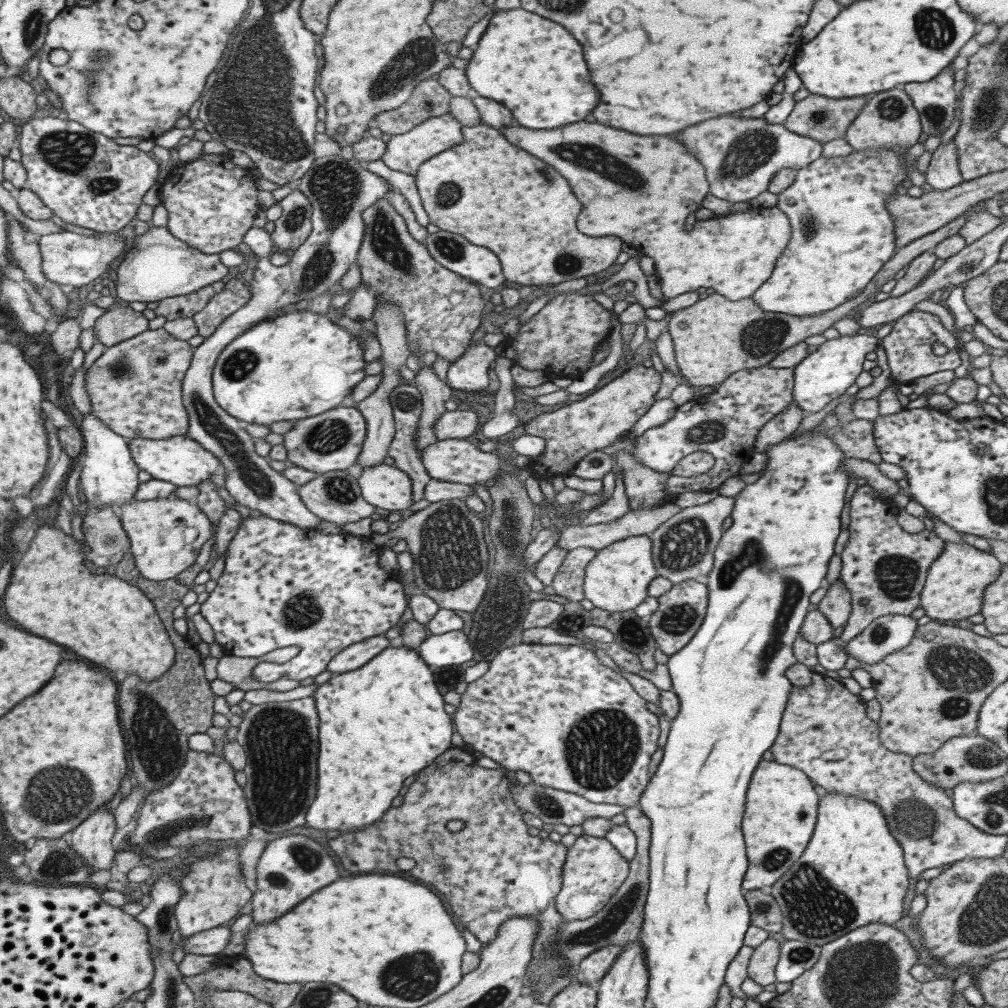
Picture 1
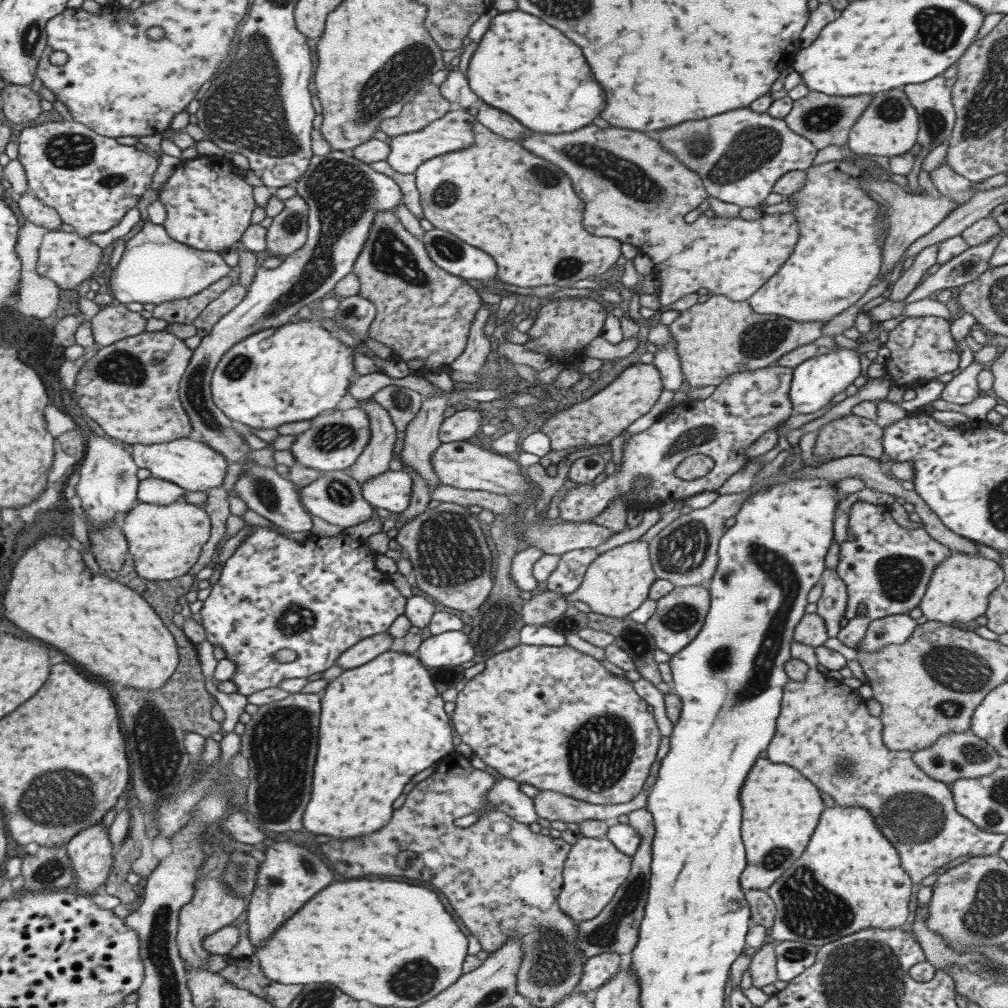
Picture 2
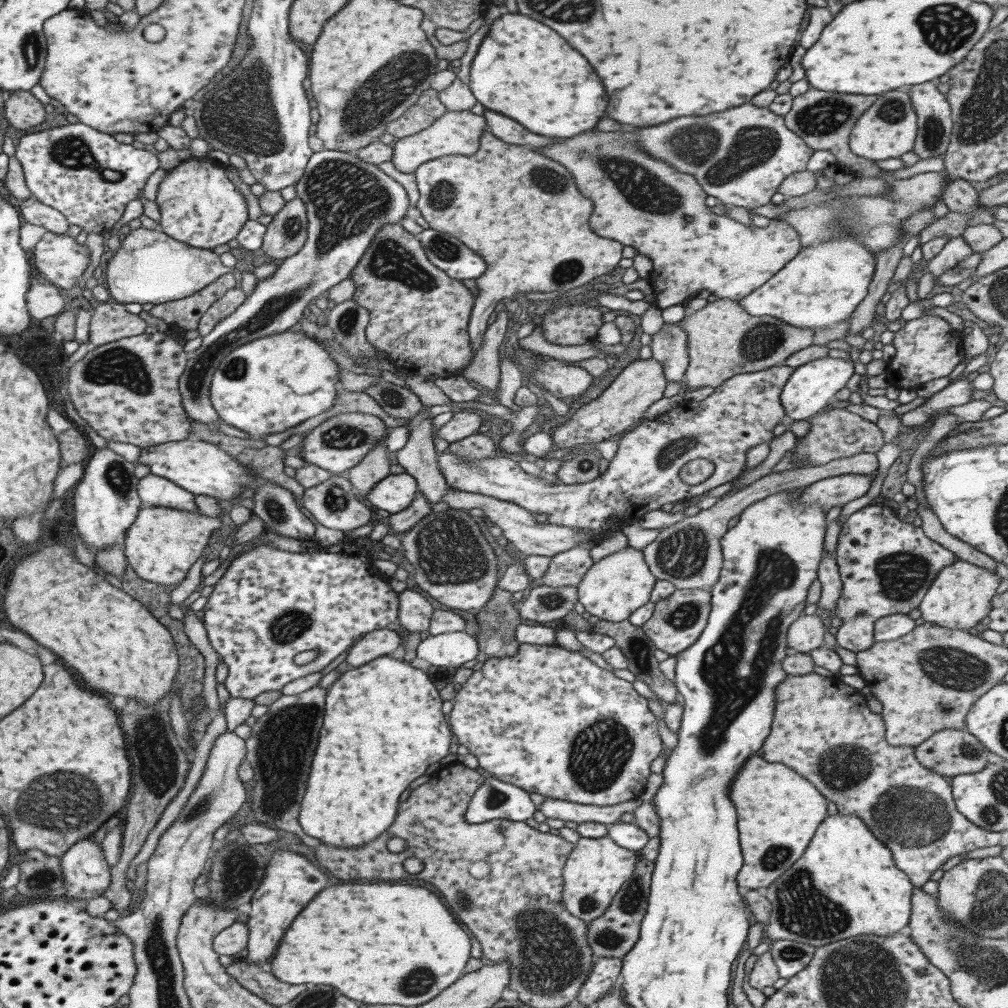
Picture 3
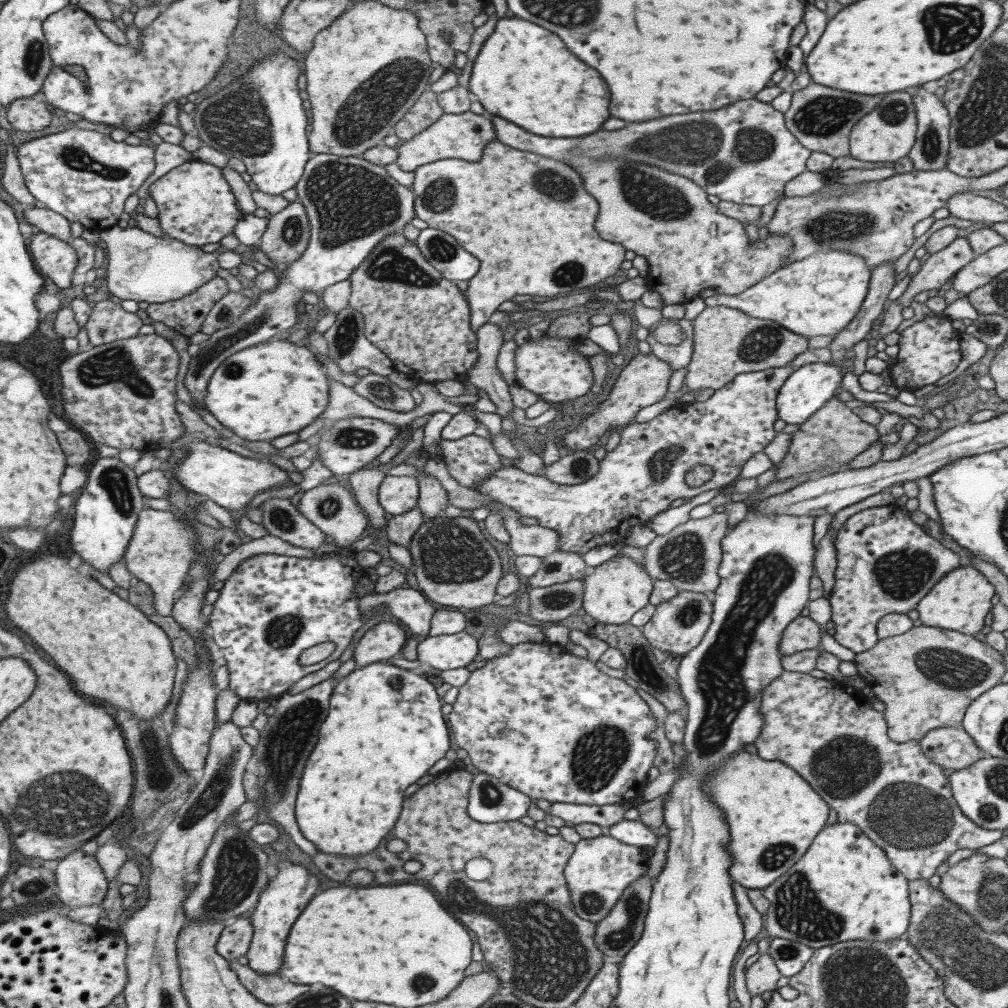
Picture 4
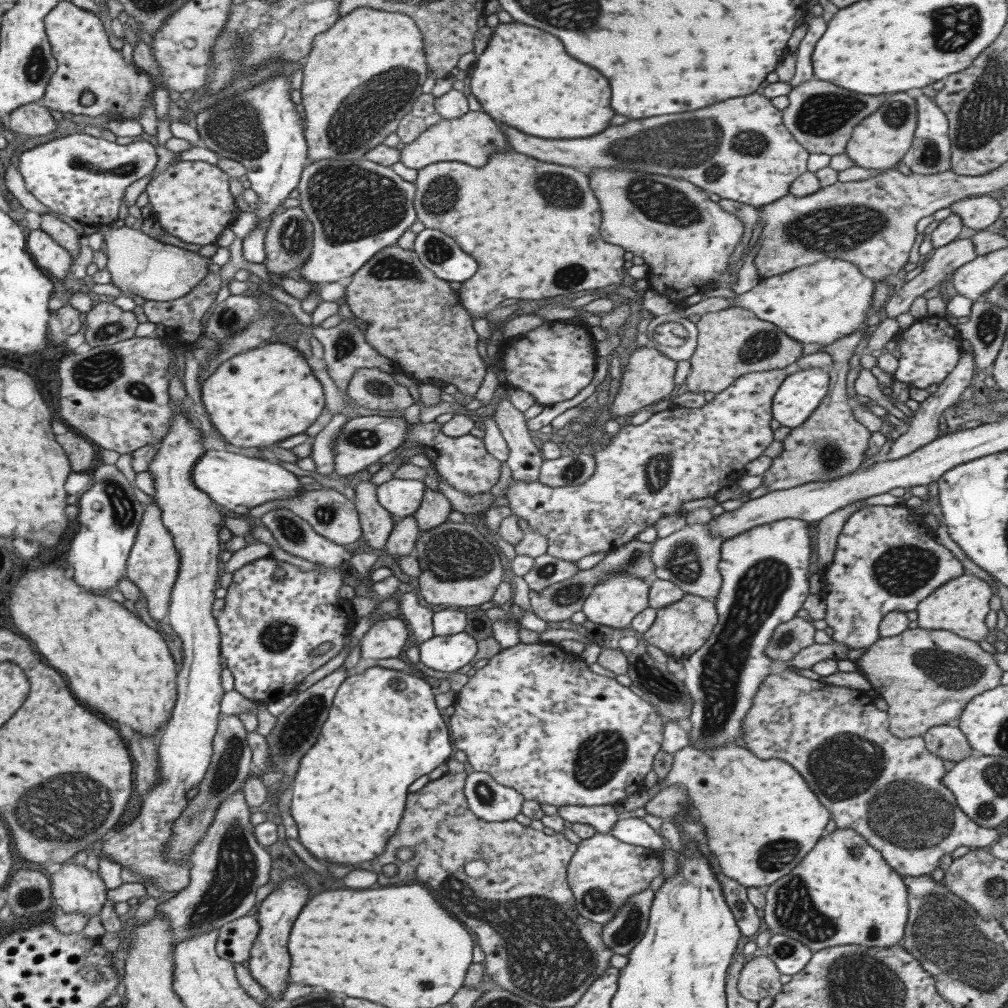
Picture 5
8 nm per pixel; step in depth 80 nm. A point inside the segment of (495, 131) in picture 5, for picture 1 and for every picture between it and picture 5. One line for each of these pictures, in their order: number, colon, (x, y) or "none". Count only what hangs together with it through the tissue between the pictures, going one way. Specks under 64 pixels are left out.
1: (404, 152)
2: (453, 131)
3: (453, 133)
4: (464, 136)

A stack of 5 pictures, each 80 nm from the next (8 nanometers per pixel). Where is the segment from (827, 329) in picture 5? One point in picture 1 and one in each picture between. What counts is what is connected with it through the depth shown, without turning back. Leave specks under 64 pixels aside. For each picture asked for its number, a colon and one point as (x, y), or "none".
1: (841, 234)
2: (838, 254)
3: (820, 286)
4: (818, 296)

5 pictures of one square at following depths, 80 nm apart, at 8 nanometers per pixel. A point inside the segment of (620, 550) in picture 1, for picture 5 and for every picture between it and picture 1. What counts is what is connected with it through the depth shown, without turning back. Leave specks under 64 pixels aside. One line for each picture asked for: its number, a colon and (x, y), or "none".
2: (617, 581)
3: (615, 586)
4: (613, 591)
5: (615, 600)

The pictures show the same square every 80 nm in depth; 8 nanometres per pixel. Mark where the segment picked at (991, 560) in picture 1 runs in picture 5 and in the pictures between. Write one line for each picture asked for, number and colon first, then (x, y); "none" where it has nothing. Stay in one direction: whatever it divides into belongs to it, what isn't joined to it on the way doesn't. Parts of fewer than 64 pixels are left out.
2: (958, 590)
3: (959, 596)
4: (958, 601)
5: (959, 605)

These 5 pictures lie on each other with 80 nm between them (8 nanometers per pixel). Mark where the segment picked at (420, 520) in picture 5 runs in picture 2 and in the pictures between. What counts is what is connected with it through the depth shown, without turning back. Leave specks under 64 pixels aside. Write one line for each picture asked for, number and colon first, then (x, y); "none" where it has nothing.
2: (421, 433)
3: (417, 457)
4: (432, 499)

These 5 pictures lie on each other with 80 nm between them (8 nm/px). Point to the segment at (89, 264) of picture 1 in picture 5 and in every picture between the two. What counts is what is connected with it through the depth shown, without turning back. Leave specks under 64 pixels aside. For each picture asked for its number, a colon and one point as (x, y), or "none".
2: (64, 257)
3: (56, 256)
4: (56, 258)
5: (49, 255)

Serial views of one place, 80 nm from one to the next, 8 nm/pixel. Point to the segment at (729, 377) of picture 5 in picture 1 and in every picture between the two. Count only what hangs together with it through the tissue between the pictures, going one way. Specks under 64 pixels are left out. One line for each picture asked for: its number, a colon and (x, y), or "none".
1: (714, 337)
2: (717, 338)
3: (722, 340)
4: (726, 342)

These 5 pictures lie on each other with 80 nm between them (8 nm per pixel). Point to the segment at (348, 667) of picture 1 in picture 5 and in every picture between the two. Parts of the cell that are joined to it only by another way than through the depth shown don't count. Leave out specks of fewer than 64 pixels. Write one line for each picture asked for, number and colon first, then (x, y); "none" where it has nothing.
2: (361, 652)
3: (381, 642)
4: (380, 642)
5: (385, 638)

